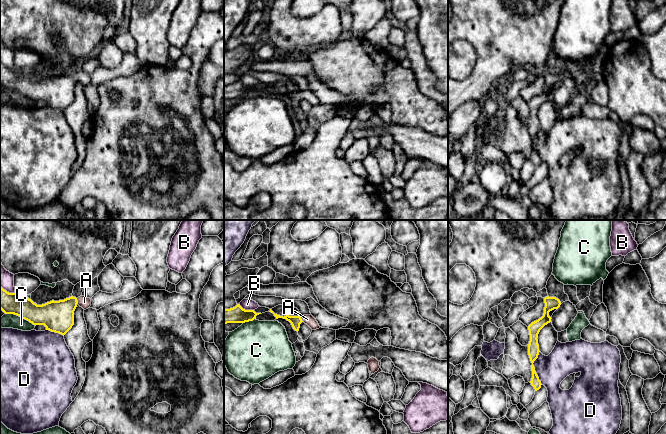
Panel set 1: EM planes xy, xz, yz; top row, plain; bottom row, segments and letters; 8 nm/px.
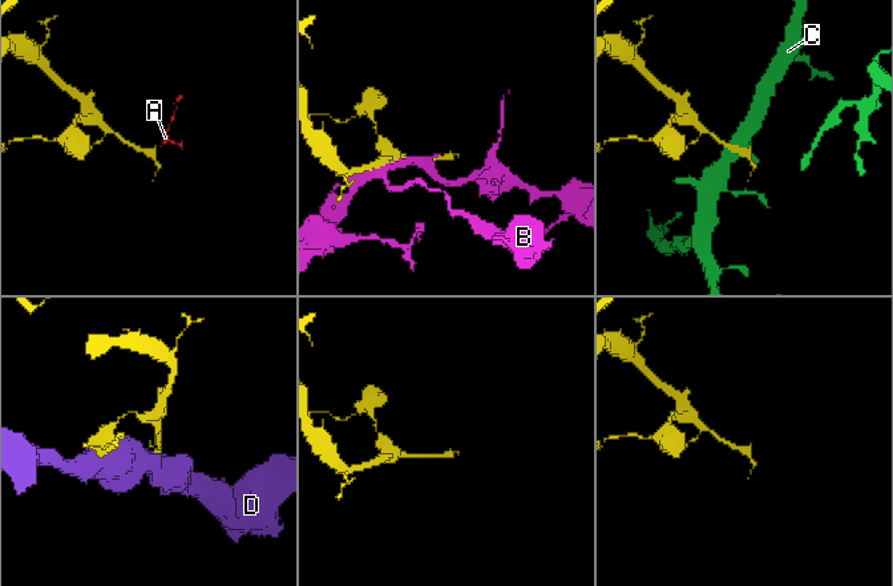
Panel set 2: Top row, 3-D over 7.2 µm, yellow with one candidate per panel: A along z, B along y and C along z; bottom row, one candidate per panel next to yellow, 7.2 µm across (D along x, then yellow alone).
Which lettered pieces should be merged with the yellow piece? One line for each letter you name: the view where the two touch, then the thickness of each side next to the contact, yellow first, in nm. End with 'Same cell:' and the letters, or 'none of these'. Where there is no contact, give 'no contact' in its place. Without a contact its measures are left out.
A: meets yellow in xy; 260 nm thick on the yellow side, 90 nm on the other
Same cell: A

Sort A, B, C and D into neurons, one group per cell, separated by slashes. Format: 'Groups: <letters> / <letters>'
Groups: A / B / C / D

